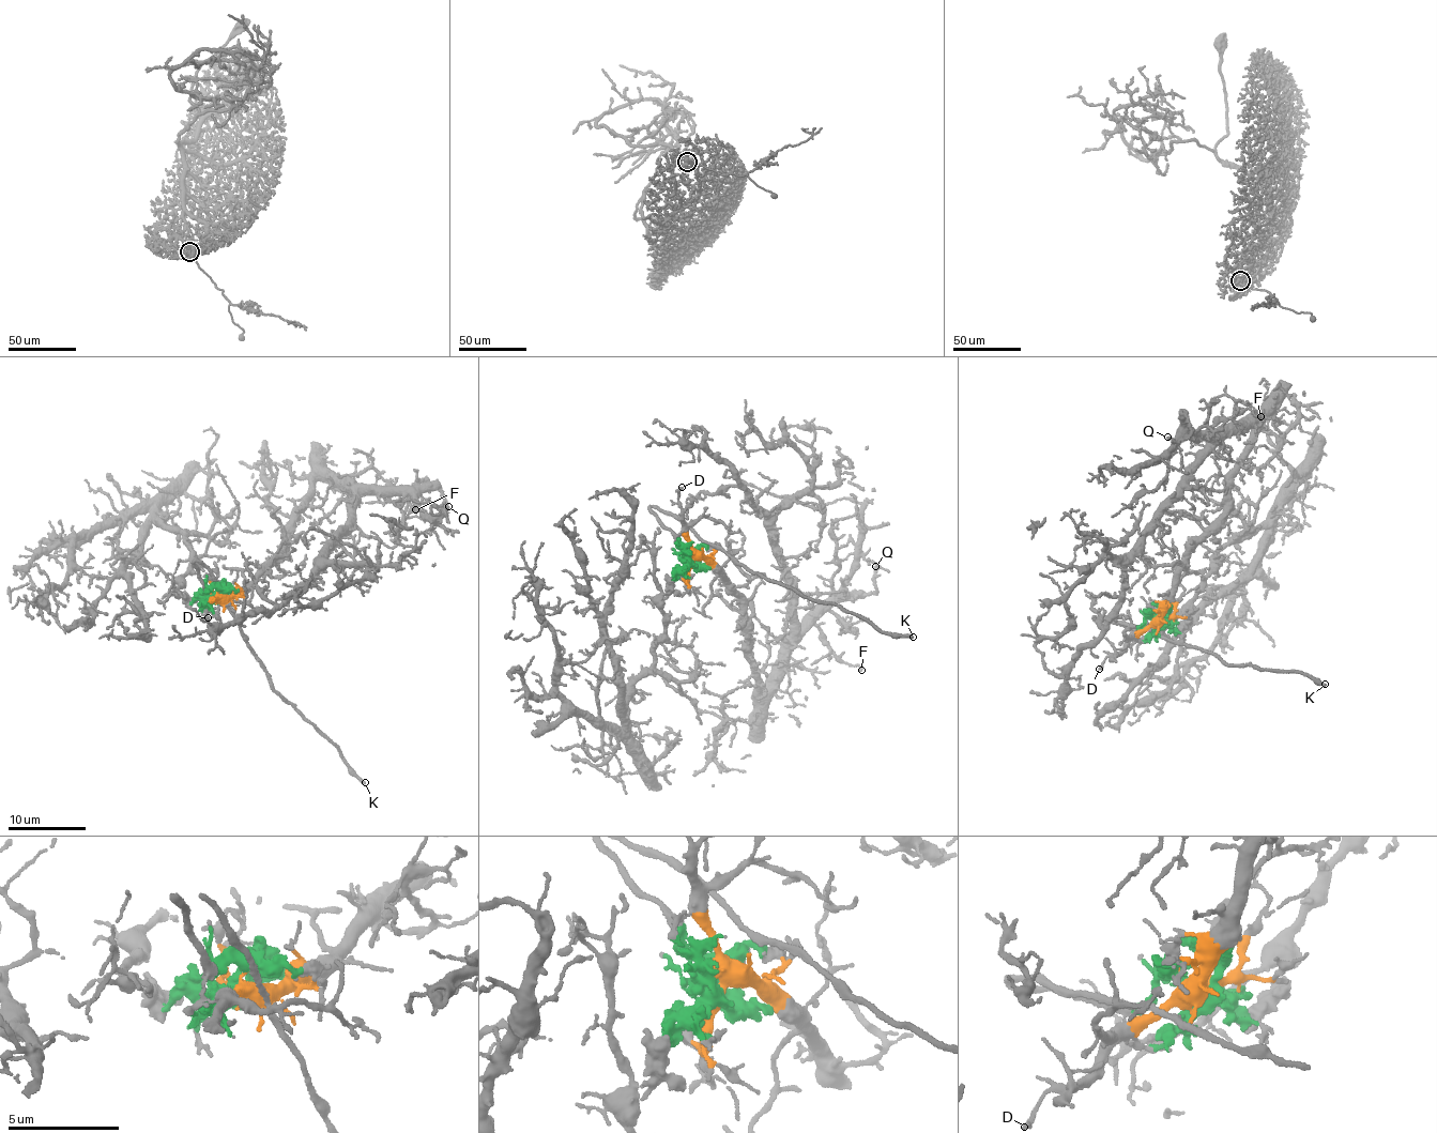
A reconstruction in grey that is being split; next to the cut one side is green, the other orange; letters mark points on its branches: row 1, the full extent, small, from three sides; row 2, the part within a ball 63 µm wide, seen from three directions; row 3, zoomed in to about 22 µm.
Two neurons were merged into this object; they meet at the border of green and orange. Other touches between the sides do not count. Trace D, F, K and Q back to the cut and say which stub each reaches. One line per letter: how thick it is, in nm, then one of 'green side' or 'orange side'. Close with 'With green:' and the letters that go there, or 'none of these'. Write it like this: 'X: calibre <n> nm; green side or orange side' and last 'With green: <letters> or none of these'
D: calibre 240 nm; orange side
F: calibre 240 nm; orange side
K: calibre 280 nm; green side
Q: calibre 220 nm; orange side
With green: K

